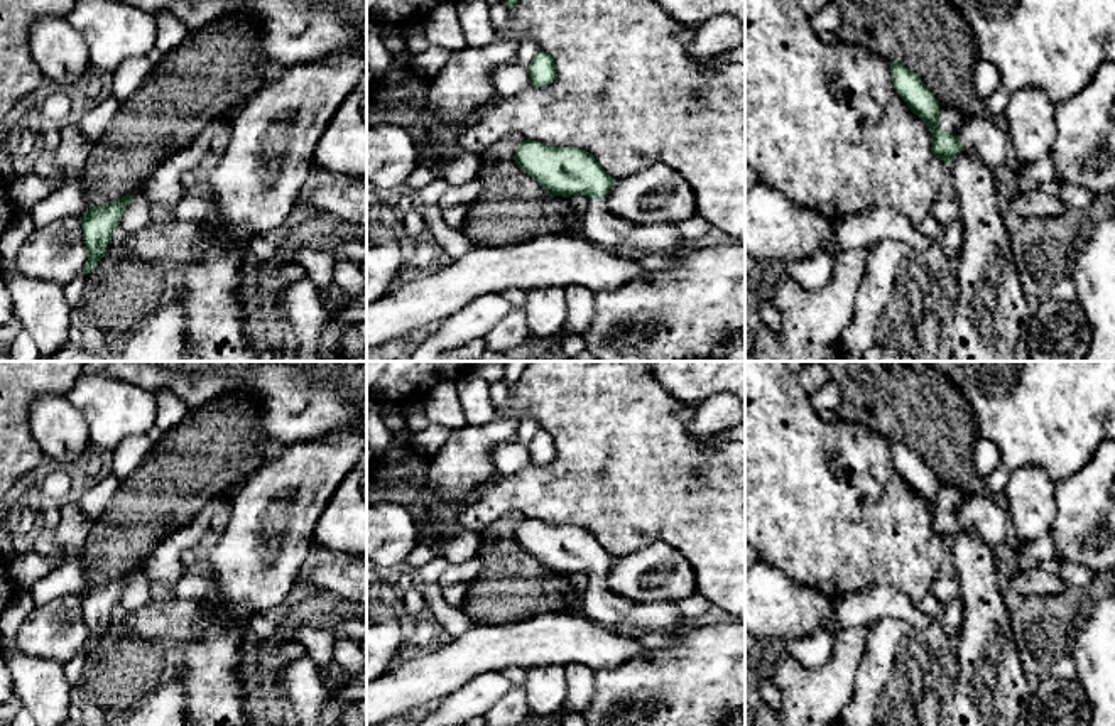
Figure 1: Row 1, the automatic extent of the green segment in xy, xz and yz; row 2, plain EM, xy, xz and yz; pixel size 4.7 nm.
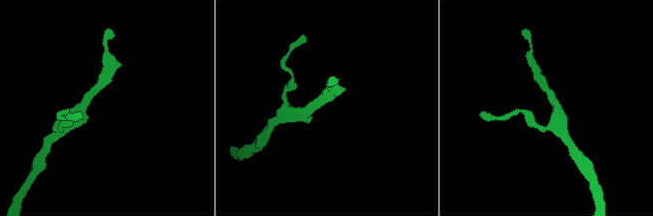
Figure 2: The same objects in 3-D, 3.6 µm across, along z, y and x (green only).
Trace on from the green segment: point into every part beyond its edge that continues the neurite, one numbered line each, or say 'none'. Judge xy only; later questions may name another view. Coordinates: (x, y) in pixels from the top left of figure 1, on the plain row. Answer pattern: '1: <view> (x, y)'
1: xy (220, 517)

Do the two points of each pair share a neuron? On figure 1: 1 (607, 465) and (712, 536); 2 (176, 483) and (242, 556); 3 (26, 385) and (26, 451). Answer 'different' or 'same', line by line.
1: same
2: different
3: same

